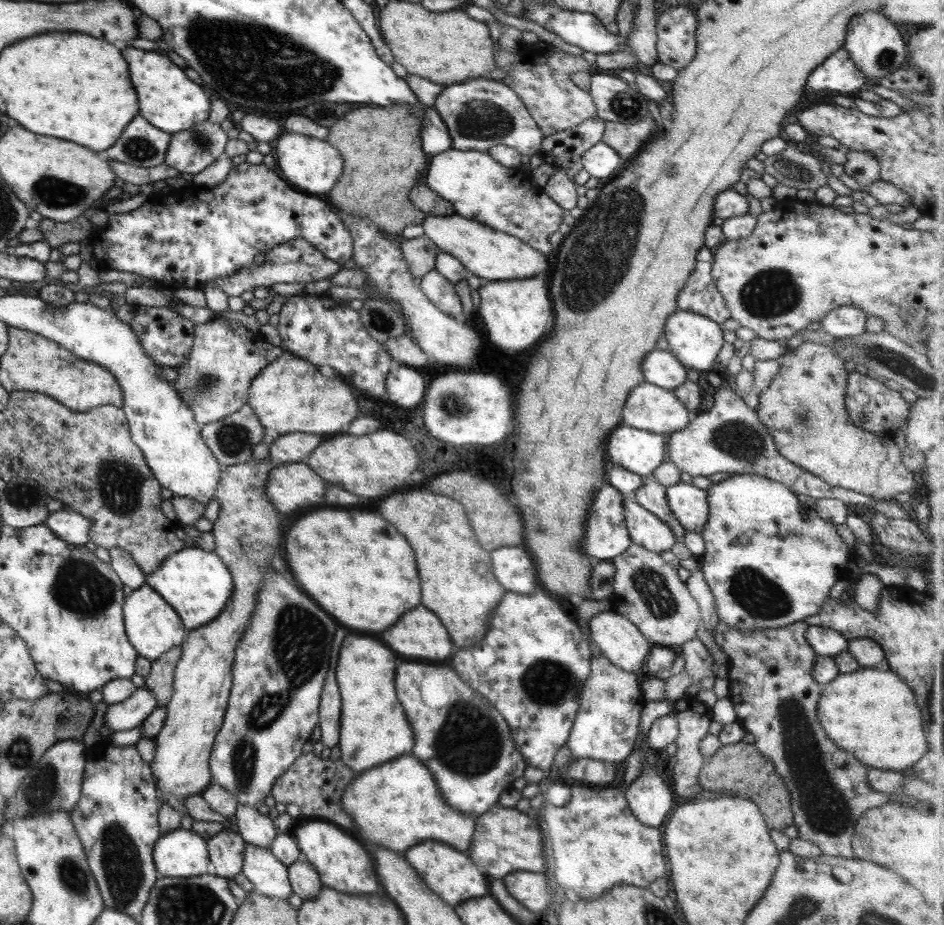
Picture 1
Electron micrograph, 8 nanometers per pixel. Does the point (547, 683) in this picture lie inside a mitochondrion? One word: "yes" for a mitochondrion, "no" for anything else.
yes

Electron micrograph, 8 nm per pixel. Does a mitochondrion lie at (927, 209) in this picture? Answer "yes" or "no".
no

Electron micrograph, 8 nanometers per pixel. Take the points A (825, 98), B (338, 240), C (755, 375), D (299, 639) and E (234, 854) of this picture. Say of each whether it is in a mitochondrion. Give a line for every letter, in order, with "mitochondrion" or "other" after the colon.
A: other
B: other
C: other
D: mitochondrion
E: other

